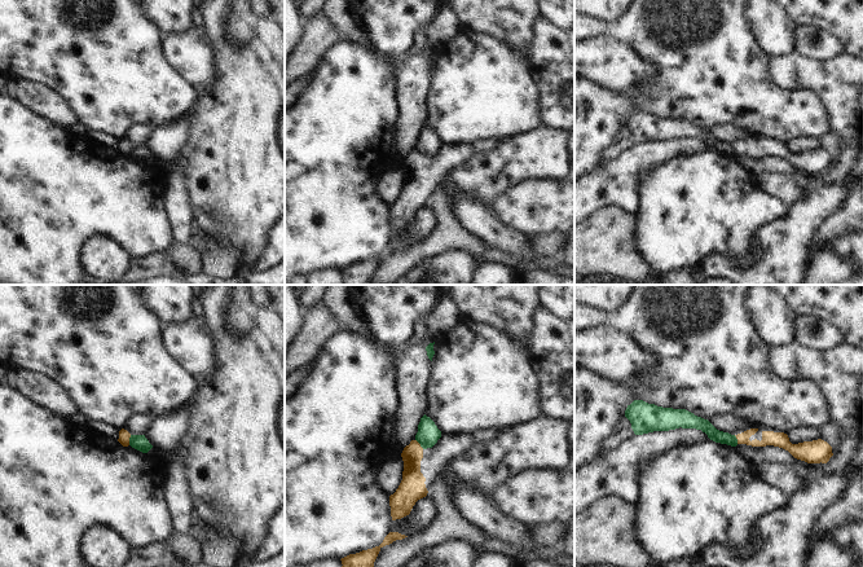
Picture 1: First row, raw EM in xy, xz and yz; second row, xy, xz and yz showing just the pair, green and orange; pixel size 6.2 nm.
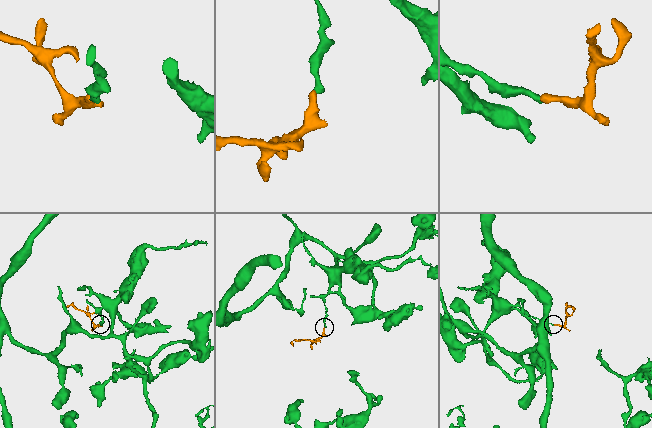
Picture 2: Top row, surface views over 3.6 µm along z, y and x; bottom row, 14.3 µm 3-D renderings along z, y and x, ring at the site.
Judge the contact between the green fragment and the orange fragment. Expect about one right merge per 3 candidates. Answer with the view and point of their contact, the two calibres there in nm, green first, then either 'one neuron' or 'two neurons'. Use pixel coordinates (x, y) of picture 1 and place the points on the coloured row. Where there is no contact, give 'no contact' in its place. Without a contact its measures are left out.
contact xy (130, 440); calibres 100 and 70 nm; two neurons

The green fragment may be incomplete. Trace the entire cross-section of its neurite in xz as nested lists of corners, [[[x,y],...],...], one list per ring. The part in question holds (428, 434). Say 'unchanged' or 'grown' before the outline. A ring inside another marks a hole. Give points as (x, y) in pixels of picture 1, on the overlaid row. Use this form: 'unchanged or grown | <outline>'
unchanged | [[[426,414],[421,418],[415,440],[423,449],[432,448],[441,438],[441,431],[435,422]]]

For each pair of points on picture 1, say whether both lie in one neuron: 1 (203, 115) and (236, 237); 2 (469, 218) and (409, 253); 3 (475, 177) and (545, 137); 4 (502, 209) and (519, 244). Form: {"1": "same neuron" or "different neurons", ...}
{"1": "same neuron", "2": "different neurons", "3": "same neuron", "4": "different neurons"}

